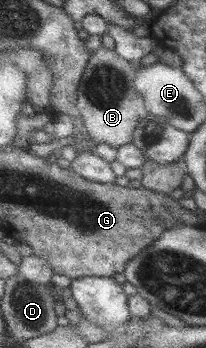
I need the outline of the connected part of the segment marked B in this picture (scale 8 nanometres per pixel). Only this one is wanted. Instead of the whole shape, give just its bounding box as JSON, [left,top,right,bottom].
[77,47,150,149]

